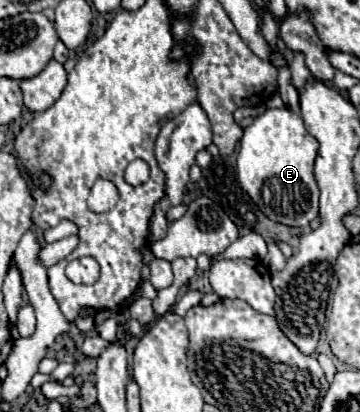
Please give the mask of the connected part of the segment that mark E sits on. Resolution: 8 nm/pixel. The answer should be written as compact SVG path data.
M268 108L264 114L256 116L254 122L244 128L238 152L238 183L252 198L252 202L274 222L286 226L306 228L318 216L318 186L314 180L314 160L318 154L318 140L308 134L304 122L298 114L284 108Z

